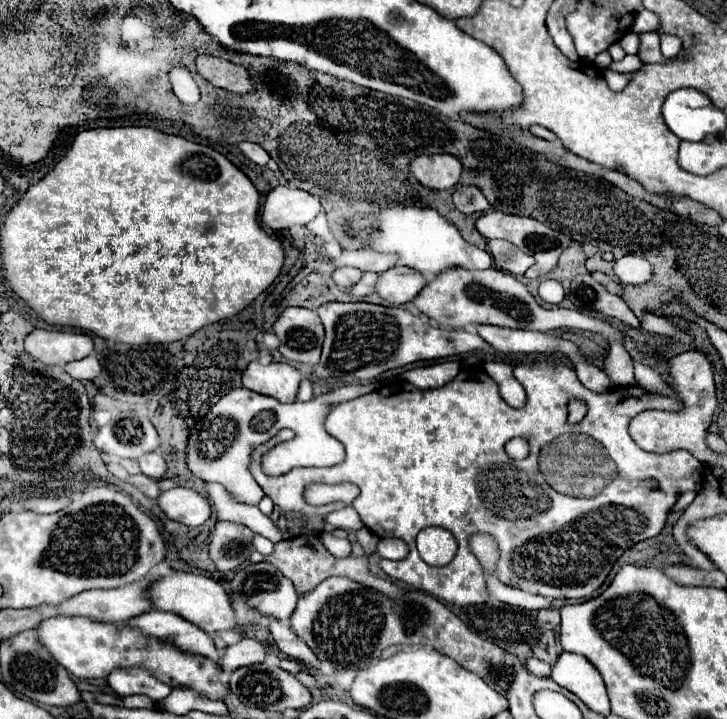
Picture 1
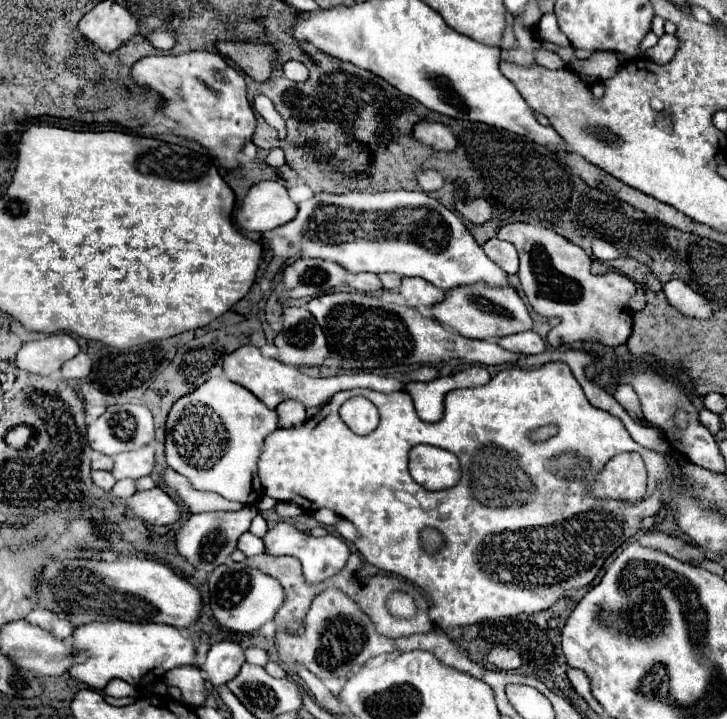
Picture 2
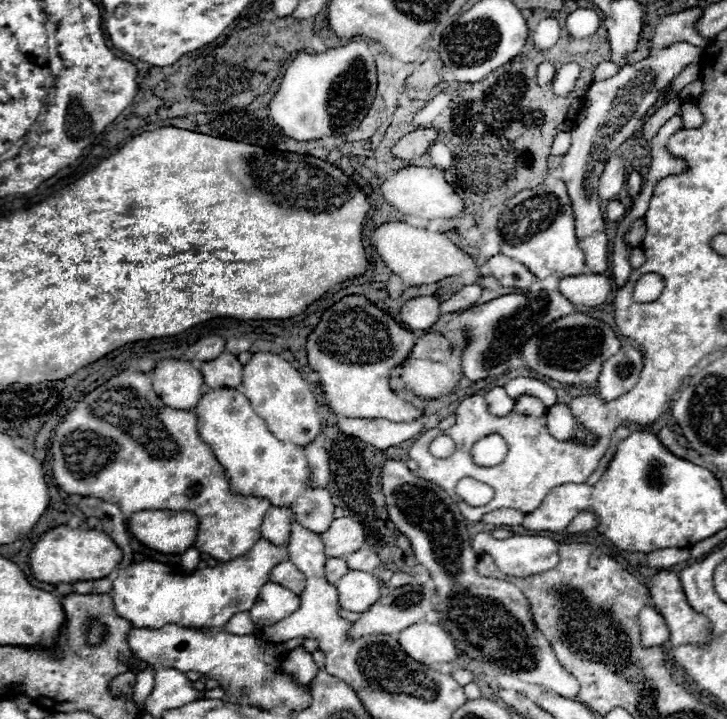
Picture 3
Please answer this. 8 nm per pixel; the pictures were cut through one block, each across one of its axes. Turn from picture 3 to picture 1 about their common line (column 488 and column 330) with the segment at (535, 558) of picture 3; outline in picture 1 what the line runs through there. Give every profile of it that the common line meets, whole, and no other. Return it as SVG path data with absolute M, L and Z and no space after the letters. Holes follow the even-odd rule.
M324 532L324 534L322 534L322 542L324 542L326 550L328 550L334 558L346 558L346 556L350 556L352 546L350 546L350 542L348 542L346 538L334 538L332 534Z

